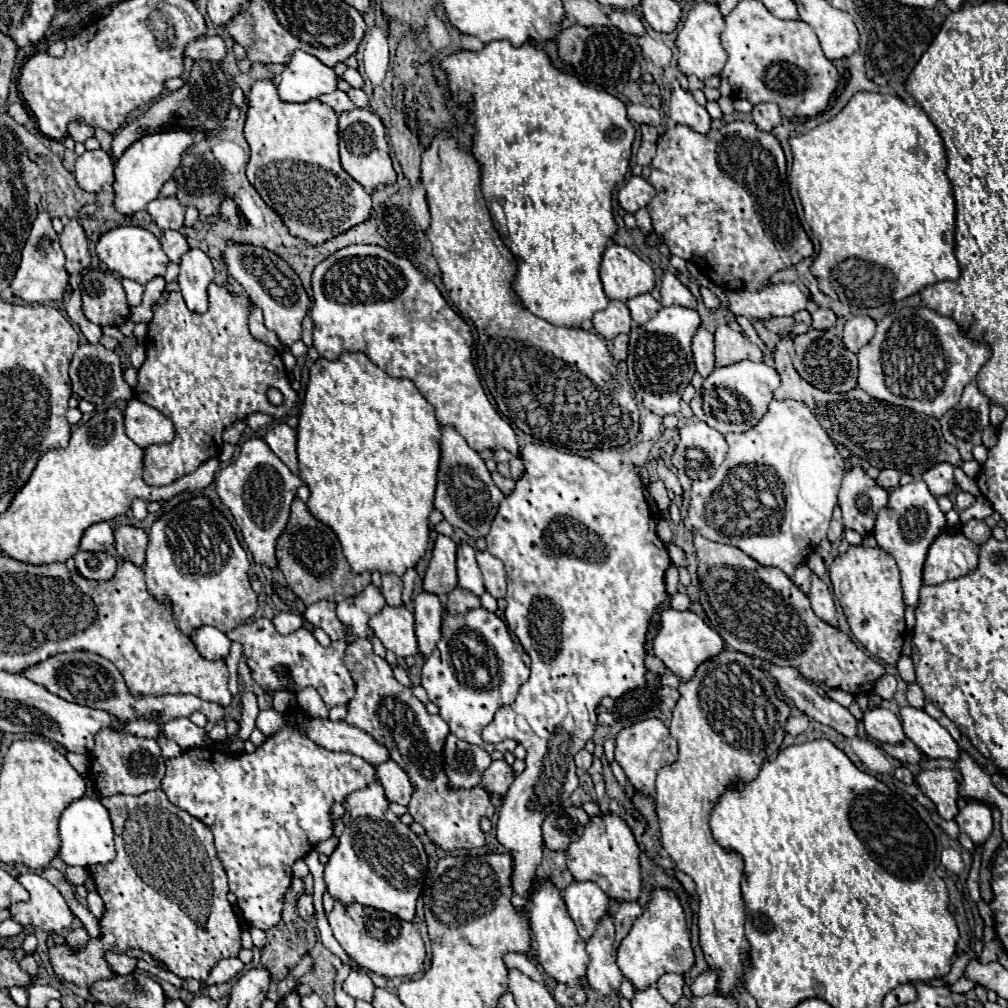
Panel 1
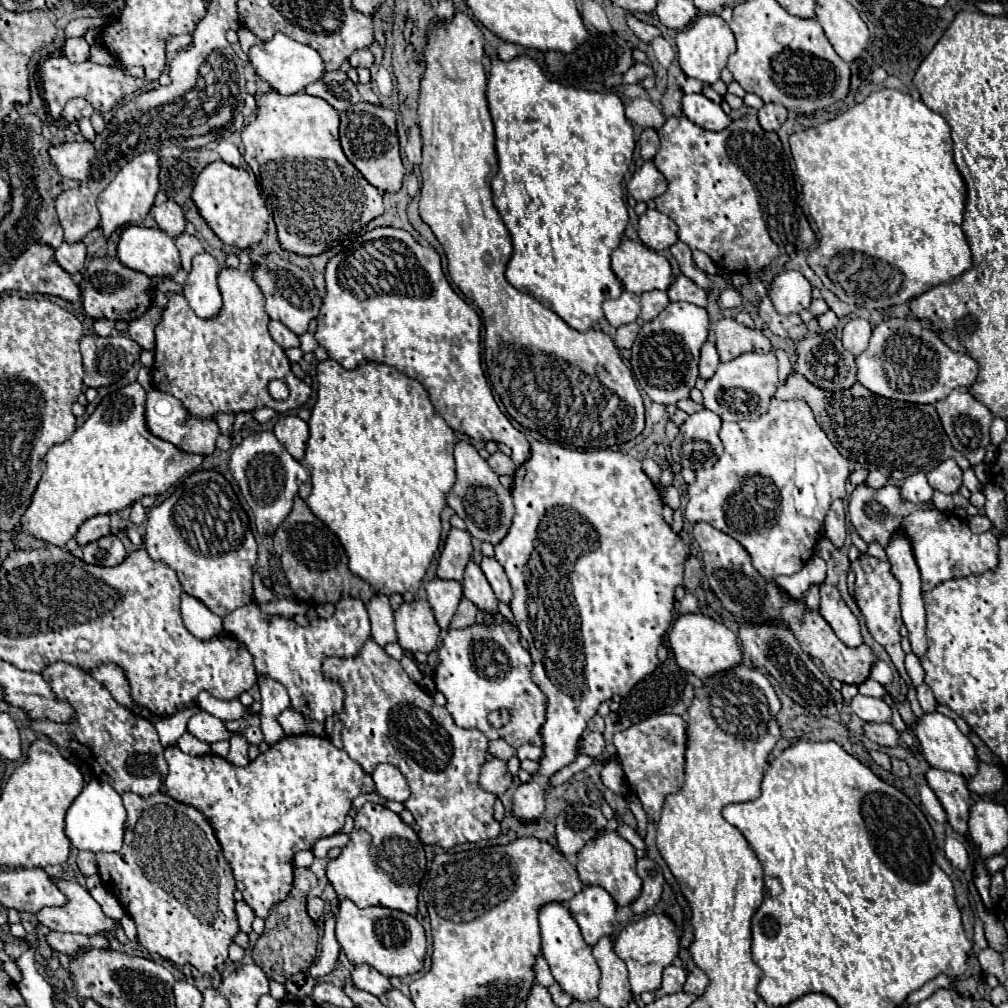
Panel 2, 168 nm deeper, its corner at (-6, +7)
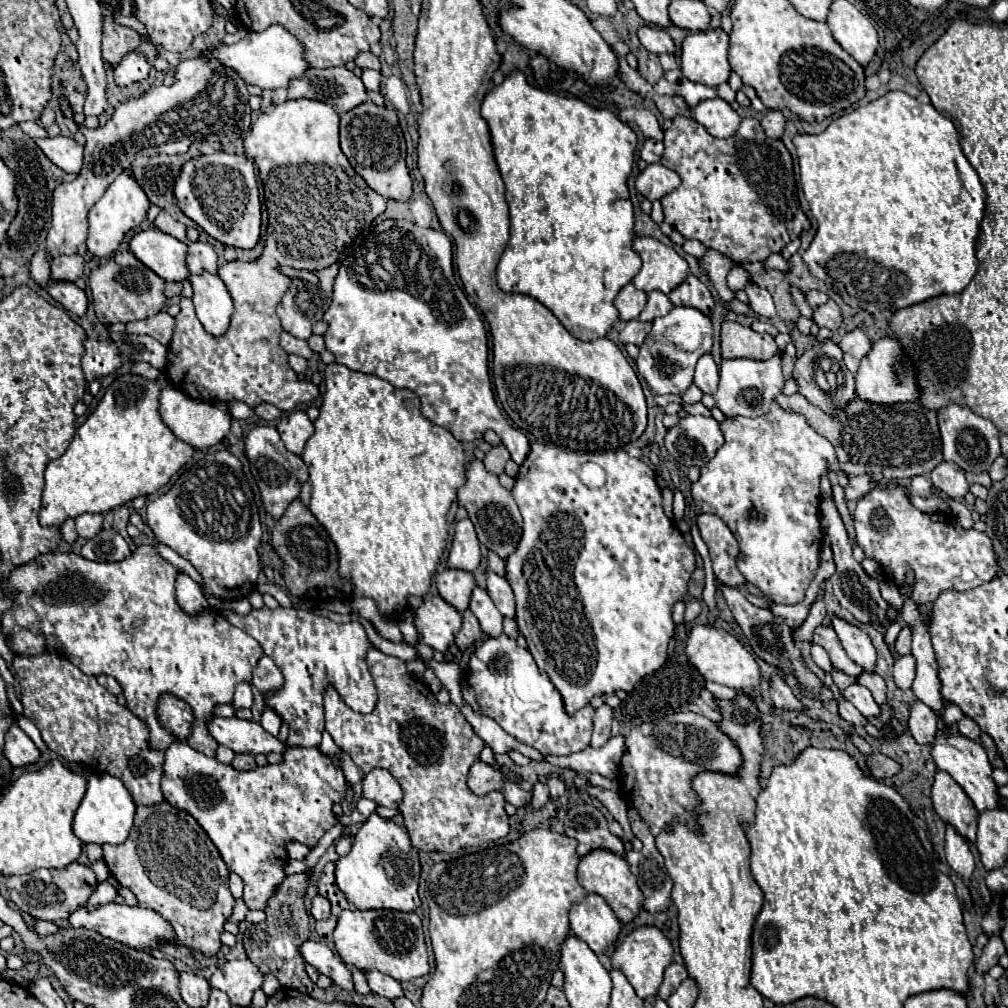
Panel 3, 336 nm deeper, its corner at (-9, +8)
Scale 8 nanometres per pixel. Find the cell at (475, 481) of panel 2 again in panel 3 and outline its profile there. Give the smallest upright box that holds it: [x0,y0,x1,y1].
[458,460,522,560]

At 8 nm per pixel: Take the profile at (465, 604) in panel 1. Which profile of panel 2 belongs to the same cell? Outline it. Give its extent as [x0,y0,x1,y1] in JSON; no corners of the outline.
[451,597,477,629]

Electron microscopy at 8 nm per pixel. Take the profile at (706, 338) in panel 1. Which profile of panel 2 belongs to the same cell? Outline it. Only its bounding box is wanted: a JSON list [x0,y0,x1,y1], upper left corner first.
[699,341,719,379]

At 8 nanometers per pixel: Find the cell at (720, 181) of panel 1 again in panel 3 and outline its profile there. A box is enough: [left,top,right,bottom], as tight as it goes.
[662,116,810,262]

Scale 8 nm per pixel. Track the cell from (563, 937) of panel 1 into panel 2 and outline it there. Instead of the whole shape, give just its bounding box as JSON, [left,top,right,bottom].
[539,903,599,1001]

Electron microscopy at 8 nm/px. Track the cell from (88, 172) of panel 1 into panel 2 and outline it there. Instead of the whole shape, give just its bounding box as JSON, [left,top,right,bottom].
[49,141,95,181]

